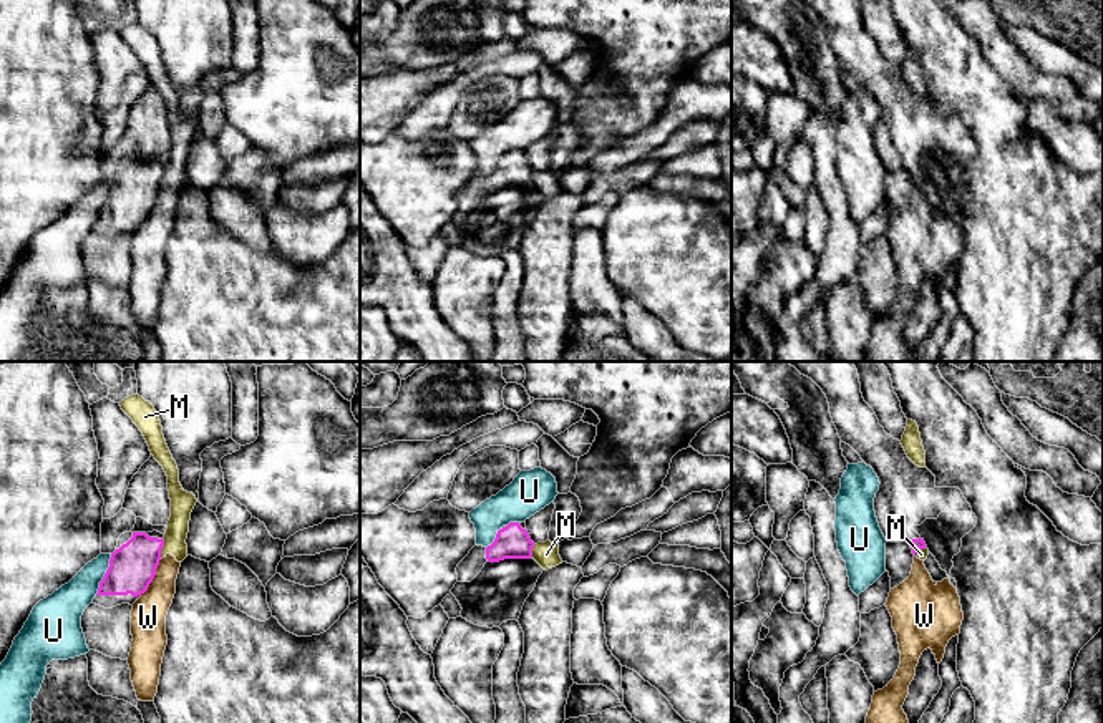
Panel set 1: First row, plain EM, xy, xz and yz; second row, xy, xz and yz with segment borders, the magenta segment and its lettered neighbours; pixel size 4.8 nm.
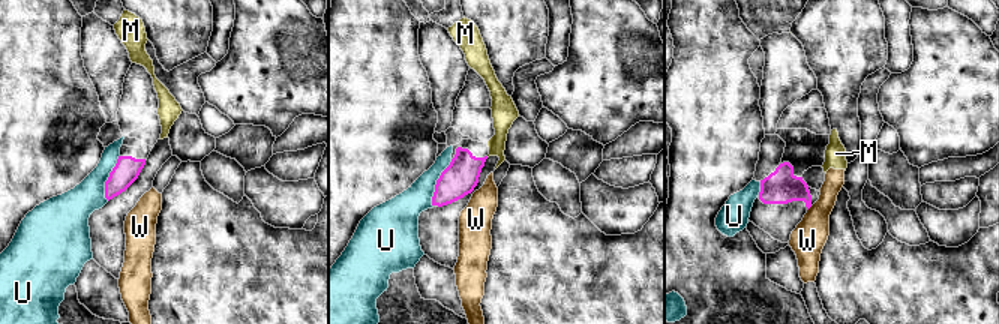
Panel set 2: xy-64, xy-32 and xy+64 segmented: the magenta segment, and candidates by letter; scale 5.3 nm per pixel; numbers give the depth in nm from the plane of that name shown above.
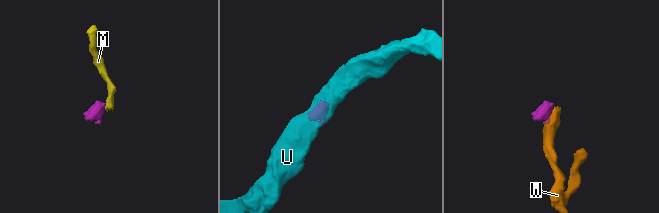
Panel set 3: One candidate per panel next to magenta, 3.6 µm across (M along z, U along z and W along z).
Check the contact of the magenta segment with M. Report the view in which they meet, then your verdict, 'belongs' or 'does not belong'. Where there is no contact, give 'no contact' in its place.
meets magenta in xy; does not belong

